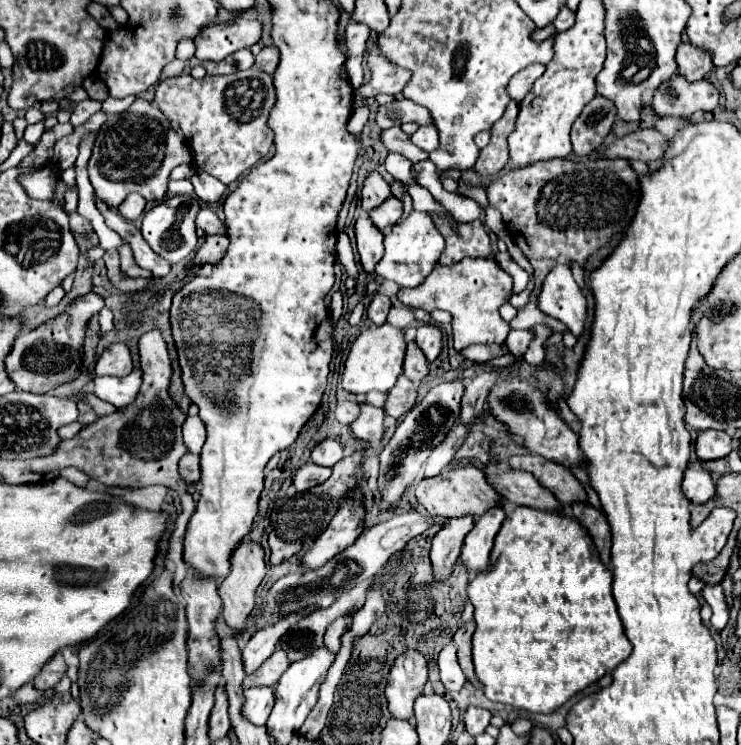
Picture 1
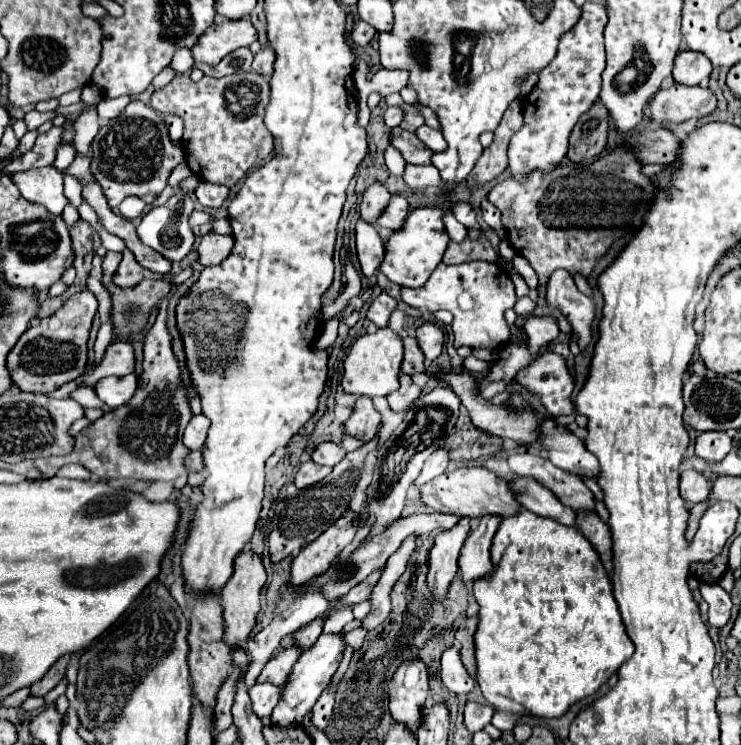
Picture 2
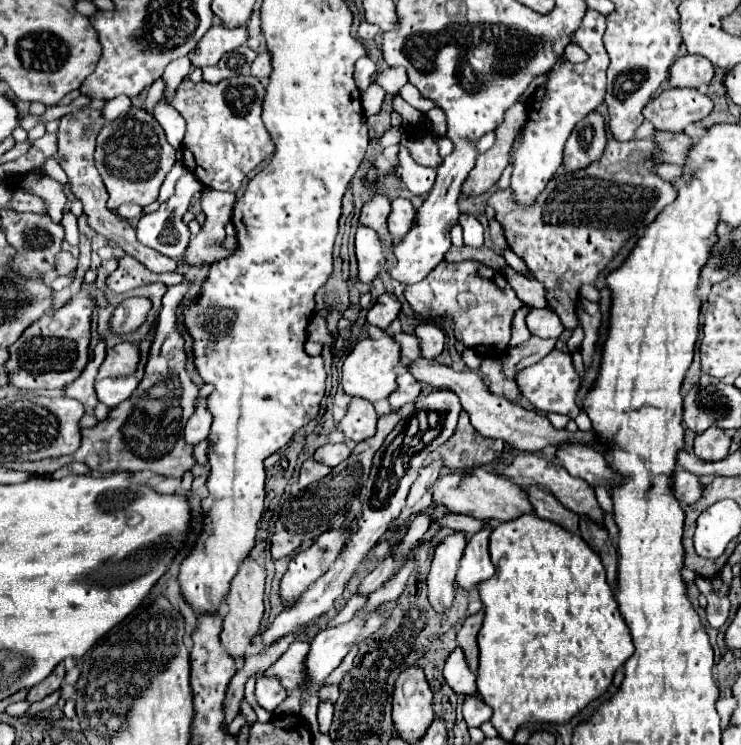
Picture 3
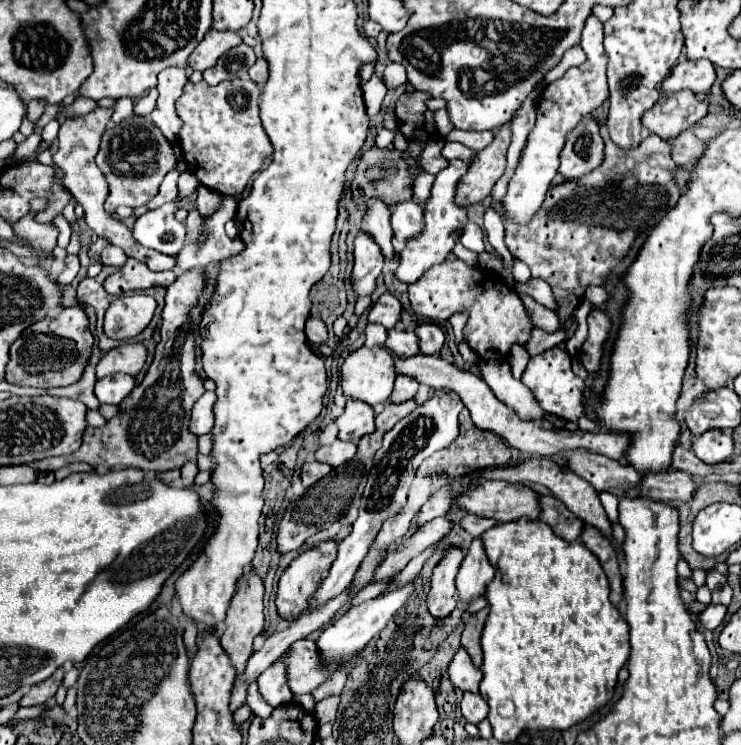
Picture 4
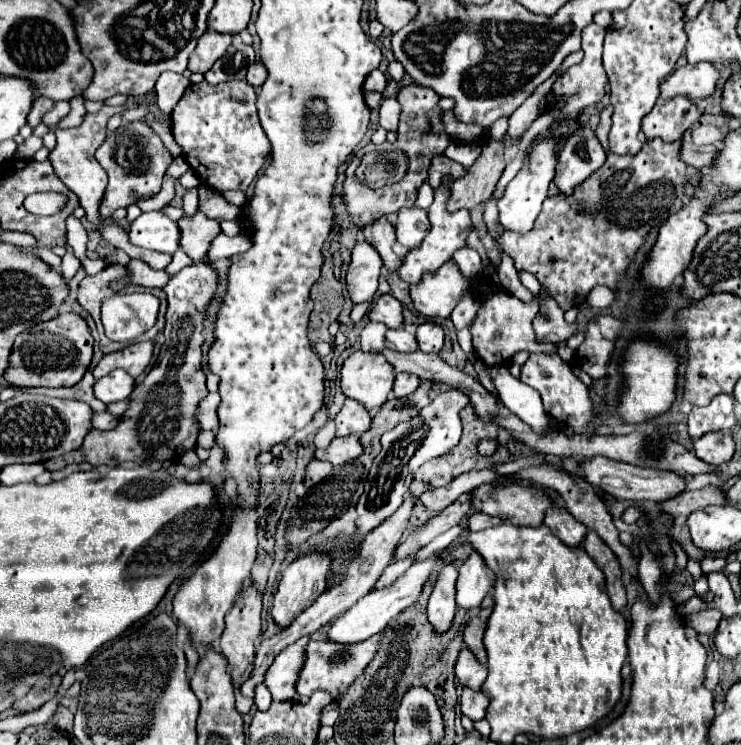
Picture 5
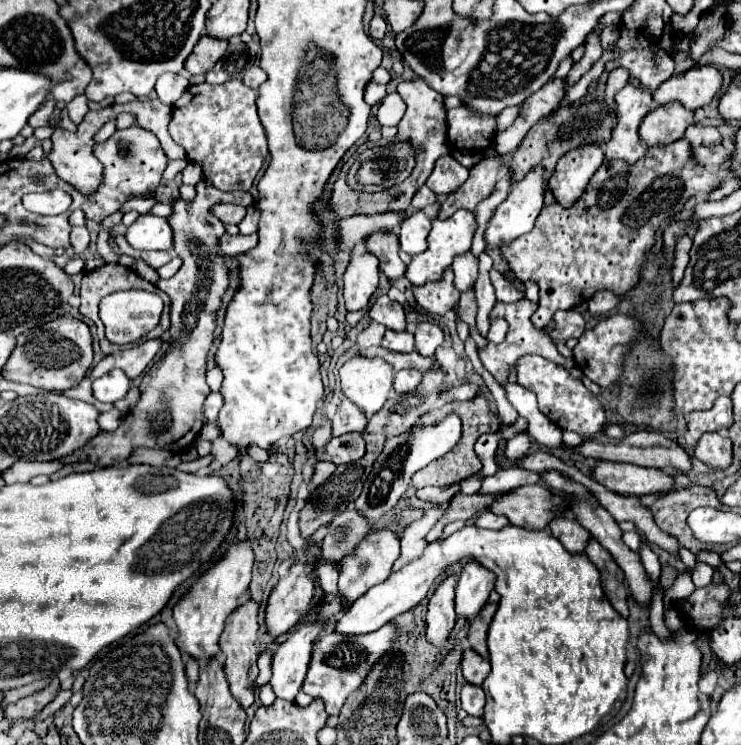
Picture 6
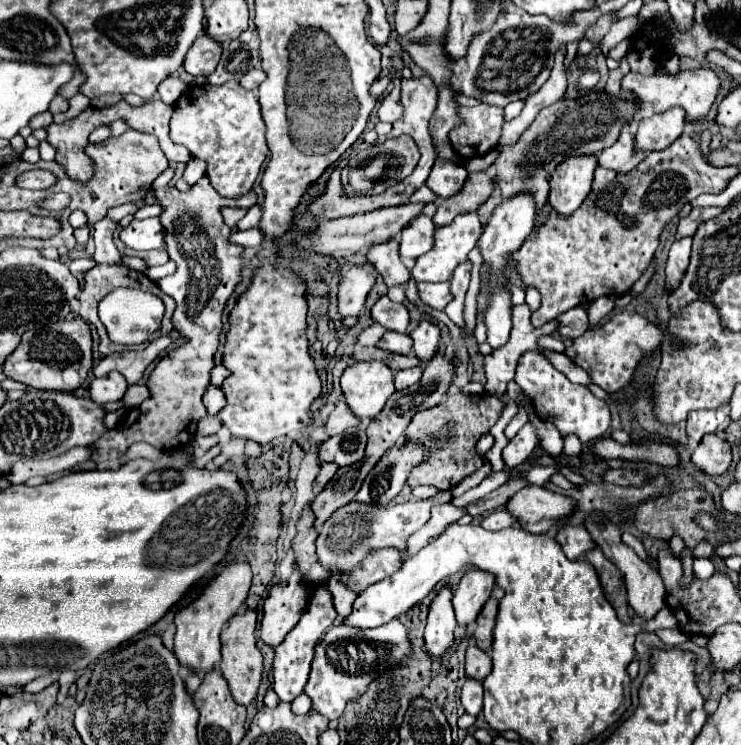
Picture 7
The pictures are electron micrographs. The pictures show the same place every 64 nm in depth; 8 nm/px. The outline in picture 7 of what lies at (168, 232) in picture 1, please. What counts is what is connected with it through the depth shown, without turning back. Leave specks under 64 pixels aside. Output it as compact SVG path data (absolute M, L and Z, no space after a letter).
M146 218L146 220L132 220L120 232L120 240L124 246L134 250L154 250L154 248L164 248L162 234L164 230L158 218Z

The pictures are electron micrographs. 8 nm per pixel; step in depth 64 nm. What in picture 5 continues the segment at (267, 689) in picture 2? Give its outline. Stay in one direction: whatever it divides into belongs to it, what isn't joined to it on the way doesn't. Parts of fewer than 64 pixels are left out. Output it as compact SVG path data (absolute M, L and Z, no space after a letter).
M310 636L298 638L294 644L286 646L270 666L266 674L266 686L276 700L294 700L298 674L306 660L306 644Z

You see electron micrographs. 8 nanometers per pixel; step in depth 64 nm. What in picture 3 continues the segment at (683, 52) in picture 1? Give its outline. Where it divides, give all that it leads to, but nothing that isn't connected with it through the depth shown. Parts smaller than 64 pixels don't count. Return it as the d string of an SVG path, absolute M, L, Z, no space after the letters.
M682 56L670 68L668 84L672 88L704 88L714 78L714 66L708 58Z

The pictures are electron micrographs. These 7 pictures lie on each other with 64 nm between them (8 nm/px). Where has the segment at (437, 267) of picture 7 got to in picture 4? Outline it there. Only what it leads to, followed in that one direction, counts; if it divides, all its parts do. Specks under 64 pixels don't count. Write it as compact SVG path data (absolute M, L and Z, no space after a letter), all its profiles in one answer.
M452 160L450 166L436 176L434 186L432 186L432 196L424 204L424 220L426 220L424 234L420 234L420 238L412 238L412 242L408 242L406 248L400 252L400 264L396 270L398 280L402 280L406 284L416 282L424 270L432 268L434 264L442 264L448 258L448 254L452 252L452 248L456 246L456 240L462 236L464 226L468 222L468 216L466 216L464 208L460 208L452 202L452 196L456 192L458 180L464 176L466 170L468 170L466 162Z

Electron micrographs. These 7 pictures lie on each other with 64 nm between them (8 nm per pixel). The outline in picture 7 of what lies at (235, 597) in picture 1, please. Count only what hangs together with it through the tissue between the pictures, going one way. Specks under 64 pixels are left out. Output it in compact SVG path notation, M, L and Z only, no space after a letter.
M240 610L228 626L222 630L222 662L220 662L220 672L224 680L228 682L228 688L234 696L234 700L242 706L248 706L260 688L262 674L264 674L264 658L260 650L256 648L256 612L254 610Z

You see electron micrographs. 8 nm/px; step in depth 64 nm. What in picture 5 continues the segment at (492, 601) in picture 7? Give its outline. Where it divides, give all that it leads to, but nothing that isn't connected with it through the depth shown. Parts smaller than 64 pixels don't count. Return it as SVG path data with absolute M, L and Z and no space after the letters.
M482 608L480 614L476 618L472 618L468 622L468 626L464 628L464 642L468 644L468 648L474 652L474 656L480 662L486 662L486 648L484 648L484 630L486 630L486 622L492 614L492 608Z

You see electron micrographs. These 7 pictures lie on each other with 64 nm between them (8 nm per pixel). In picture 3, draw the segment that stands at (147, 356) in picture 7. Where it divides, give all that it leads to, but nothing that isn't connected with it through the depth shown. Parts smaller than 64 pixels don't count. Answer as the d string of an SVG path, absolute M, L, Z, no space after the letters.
M122 342L108 348L106 358L98 370L98 380L108 376L128 376L134 374L140 362L140 348L132 342Z

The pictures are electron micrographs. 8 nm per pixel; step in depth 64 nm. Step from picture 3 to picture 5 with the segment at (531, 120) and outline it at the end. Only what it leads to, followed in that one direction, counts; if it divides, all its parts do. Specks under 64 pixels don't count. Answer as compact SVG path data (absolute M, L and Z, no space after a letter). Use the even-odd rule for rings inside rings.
M592 24L588 26L588 30L584 30L582 34L582 50L584 50L584 58L580 64L568 68L568 72L556 80L554 84L554 94L556 94L556 100L568 100L568 104L560 110L558 114L558 120L566 120L566 118L576 118L586 106L592 106L596 104L604 94L606 94L606 74L604 74L604 68L602 68L602 44L604 44L604 34L606 30L598 24ZM554 138L544 140L542 144L534 146L530 150L530 160L524 164L524 168L516 174L516 178L508 184L504 198L498 202L498 224L502 232L528 232L534 226L536 216L540 214L542 202L548 196L548 186L554 178L554 168L556 168L556 150L558 142Z

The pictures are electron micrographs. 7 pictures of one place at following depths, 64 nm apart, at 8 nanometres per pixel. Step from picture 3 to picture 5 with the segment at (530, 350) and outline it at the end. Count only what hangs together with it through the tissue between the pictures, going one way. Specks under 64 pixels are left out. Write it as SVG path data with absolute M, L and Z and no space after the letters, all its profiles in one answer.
M552 298L542 300L542 310L534 320L534 330L536 330L536 338L540 338L542 342L566 342L570 336L576 334L574 324L568 324L564 318L564 312L560 308L556 308L556 304L552 302Z

